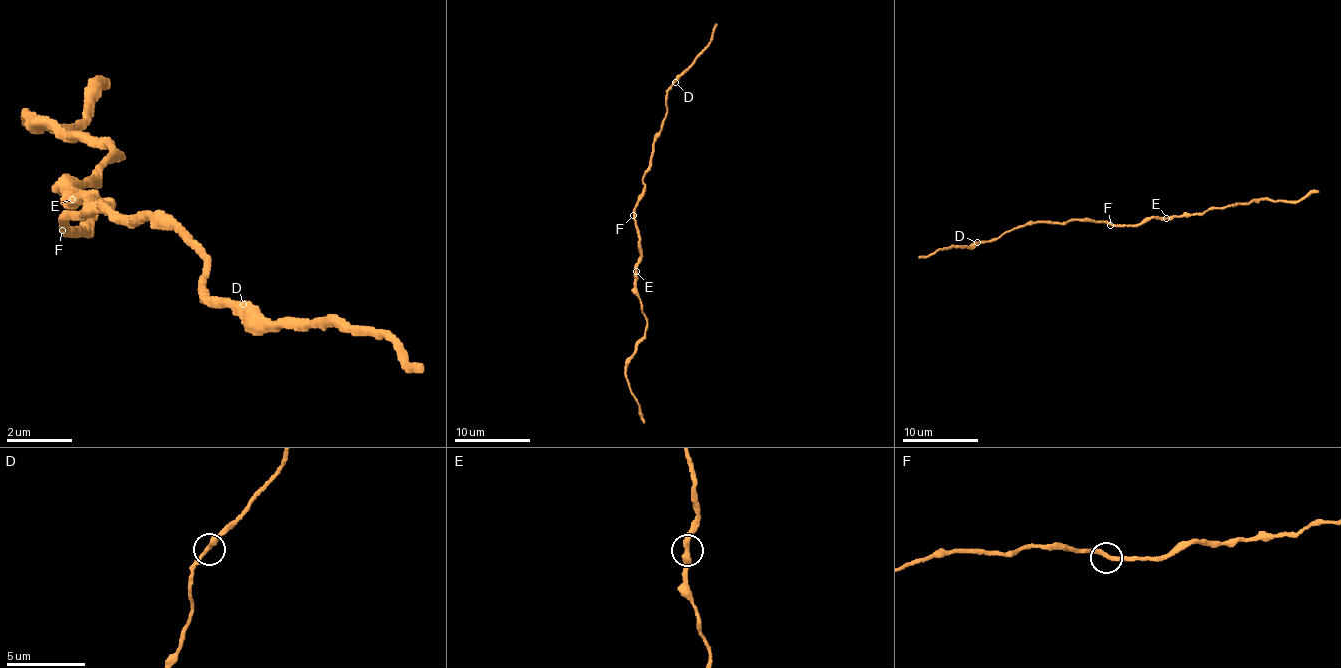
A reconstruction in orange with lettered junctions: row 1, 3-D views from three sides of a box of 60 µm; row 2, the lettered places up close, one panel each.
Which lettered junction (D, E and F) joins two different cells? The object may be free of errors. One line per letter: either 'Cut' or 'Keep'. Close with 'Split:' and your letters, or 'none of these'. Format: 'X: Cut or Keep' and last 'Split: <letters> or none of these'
D: Keep
E: Cut
F: Keep
Split: E

